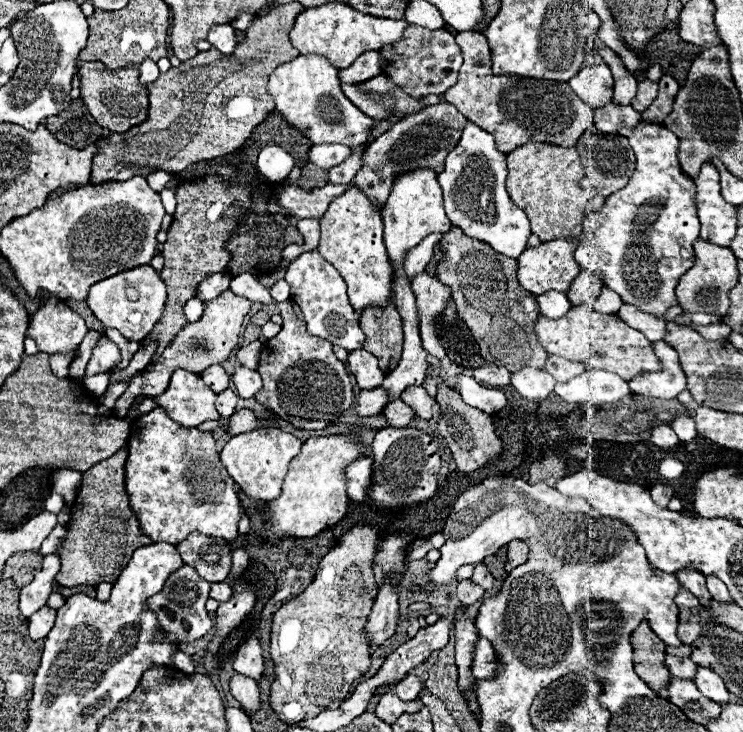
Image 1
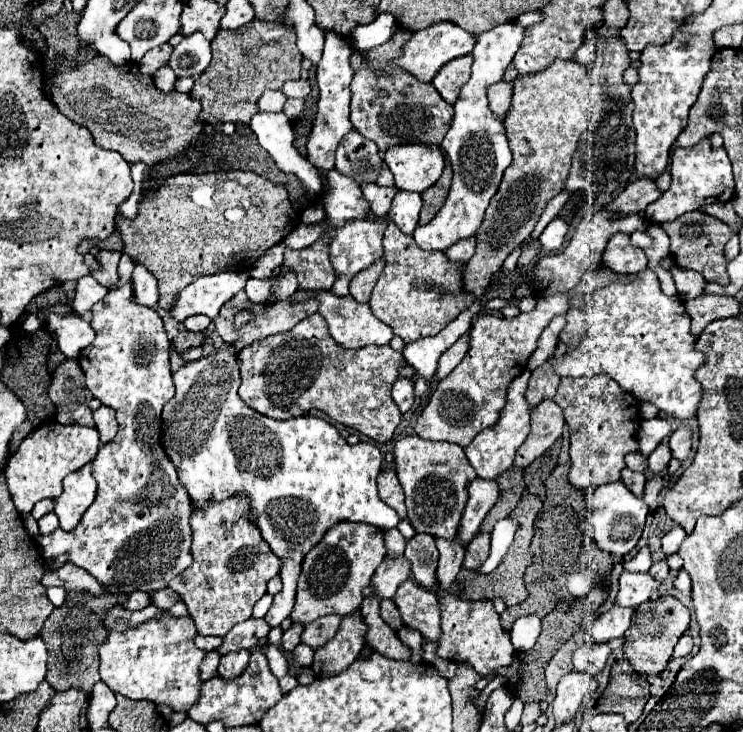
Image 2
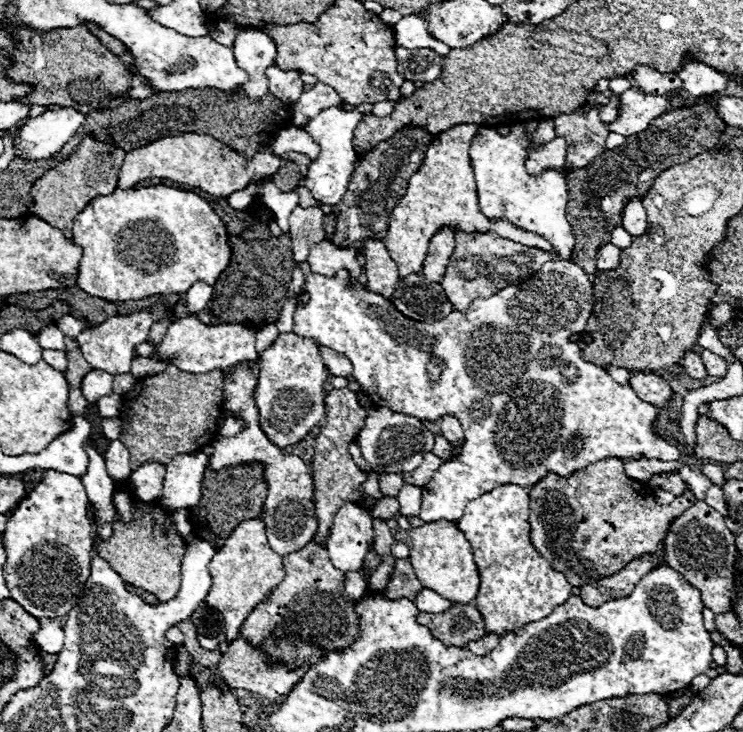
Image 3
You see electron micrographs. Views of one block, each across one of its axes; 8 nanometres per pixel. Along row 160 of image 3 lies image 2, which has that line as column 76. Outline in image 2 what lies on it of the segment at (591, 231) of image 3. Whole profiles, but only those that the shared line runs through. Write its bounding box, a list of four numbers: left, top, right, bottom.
[40,590,118,694]

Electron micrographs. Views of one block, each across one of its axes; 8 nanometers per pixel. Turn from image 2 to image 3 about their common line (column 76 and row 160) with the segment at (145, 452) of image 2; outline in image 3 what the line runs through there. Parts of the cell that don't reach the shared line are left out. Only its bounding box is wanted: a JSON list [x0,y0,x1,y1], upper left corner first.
[526,138,566,176]

